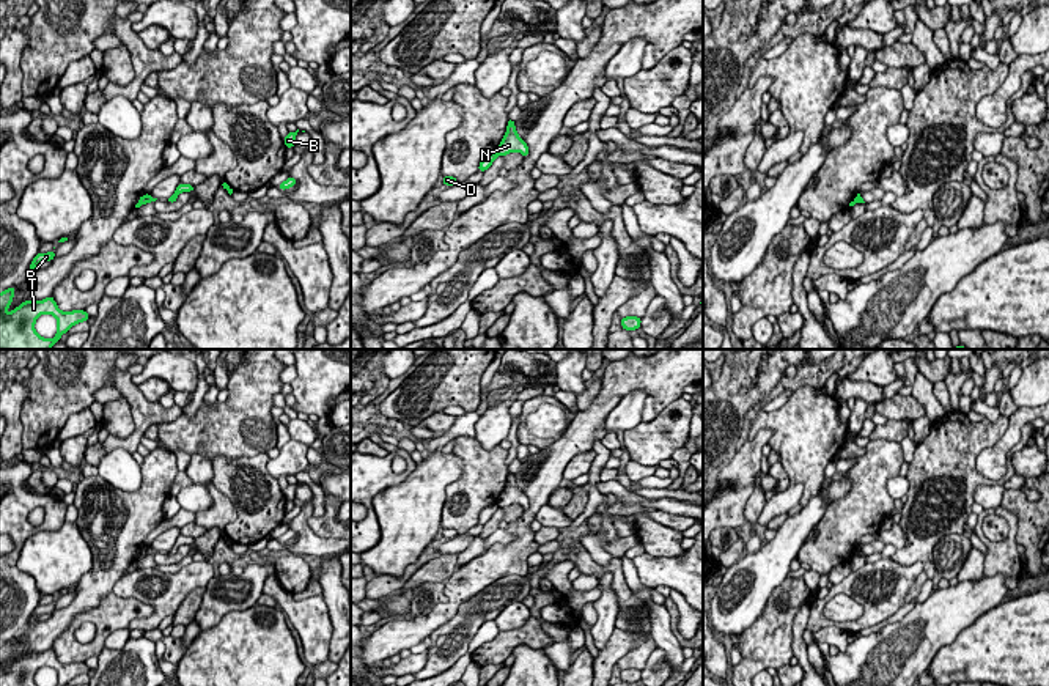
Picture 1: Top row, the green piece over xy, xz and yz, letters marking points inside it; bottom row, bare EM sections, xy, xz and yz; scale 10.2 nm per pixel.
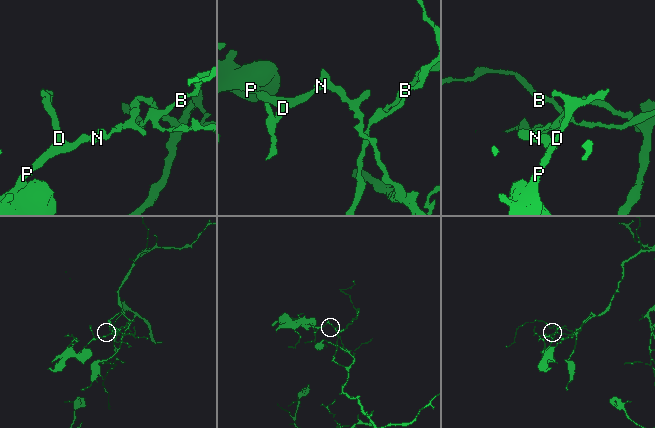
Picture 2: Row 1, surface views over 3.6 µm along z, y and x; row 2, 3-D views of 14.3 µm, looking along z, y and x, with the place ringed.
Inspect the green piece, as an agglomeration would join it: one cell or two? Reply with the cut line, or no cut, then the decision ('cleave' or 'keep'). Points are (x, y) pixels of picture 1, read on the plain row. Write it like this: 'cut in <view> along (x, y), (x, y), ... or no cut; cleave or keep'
cut in xy along (143, 548), (147, 554); cleave

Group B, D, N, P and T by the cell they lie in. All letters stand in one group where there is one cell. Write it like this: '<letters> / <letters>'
B N / D P T

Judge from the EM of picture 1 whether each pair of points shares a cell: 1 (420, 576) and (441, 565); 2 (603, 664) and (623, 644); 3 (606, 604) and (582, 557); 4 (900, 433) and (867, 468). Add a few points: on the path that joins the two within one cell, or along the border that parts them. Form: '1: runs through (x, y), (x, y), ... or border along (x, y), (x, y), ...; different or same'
1: runs through (425, 573), (436, 570); same
2: runs through (607, 660), (618, 649); same
3: border along (606, 571), (612, 575), (618, 606), (615, 625); different
4: border along (870, 439), (892, 439), (900, 444); different

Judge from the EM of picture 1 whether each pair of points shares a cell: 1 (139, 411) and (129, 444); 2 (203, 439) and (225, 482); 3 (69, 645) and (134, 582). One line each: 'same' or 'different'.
1: same
2: different
3: different

